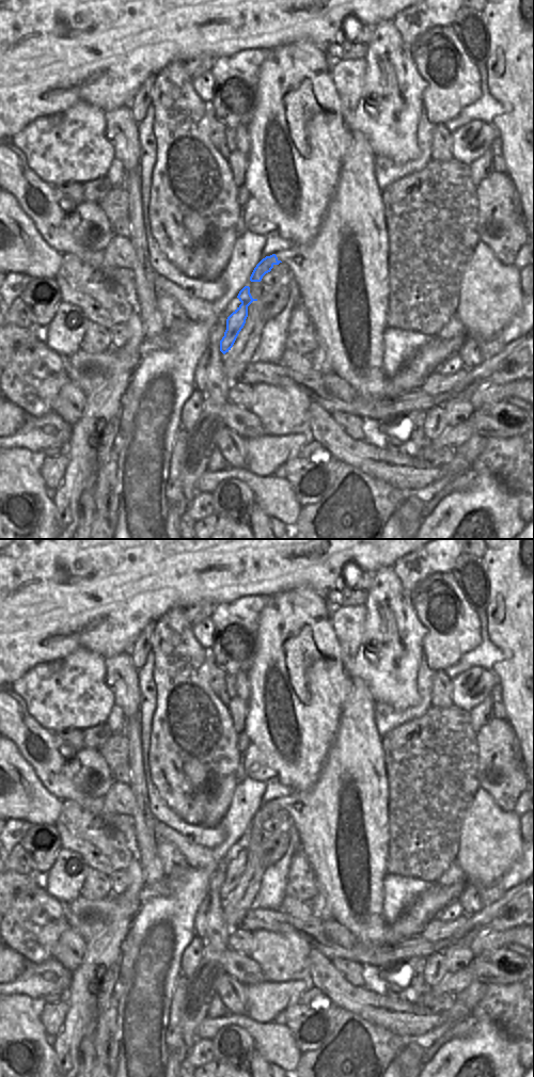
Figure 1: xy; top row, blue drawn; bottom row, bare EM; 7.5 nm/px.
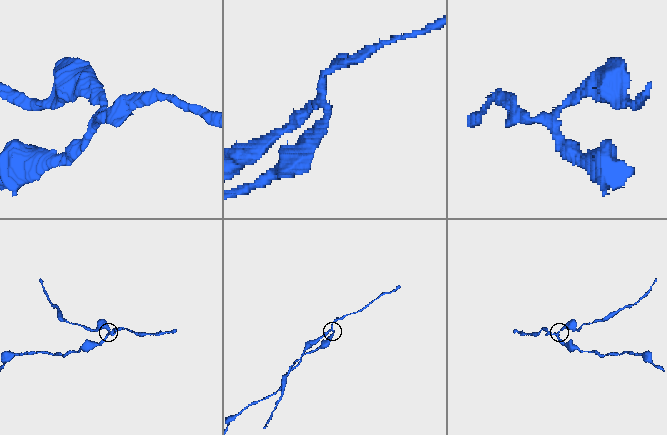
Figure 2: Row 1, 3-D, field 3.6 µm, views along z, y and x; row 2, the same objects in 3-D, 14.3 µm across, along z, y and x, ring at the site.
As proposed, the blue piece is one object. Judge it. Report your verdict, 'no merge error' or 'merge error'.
merge error

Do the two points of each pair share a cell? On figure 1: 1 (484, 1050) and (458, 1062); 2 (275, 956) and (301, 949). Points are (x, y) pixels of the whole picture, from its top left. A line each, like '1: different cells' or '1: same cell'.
1: same cell
2: same cell

